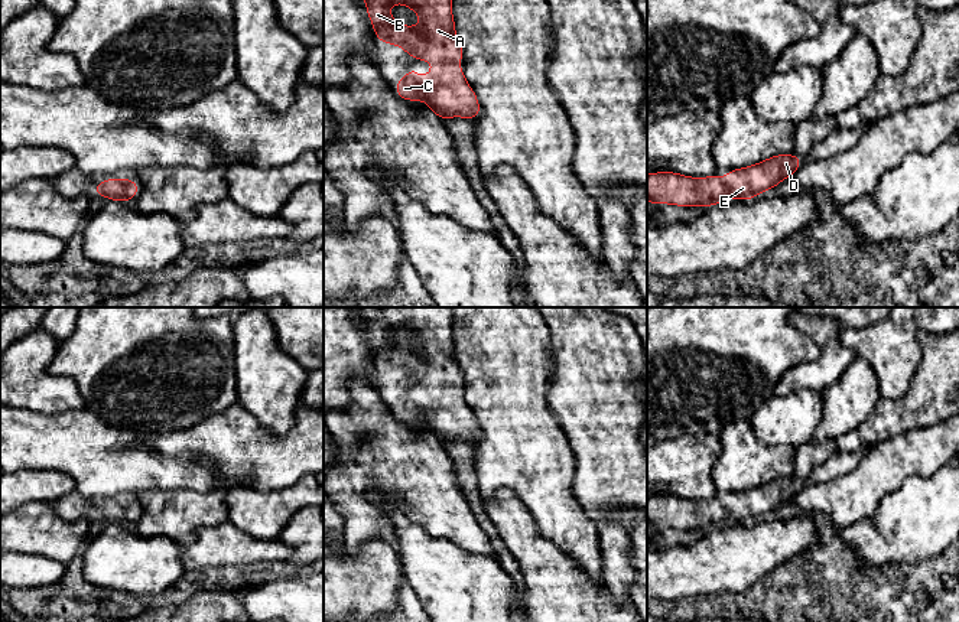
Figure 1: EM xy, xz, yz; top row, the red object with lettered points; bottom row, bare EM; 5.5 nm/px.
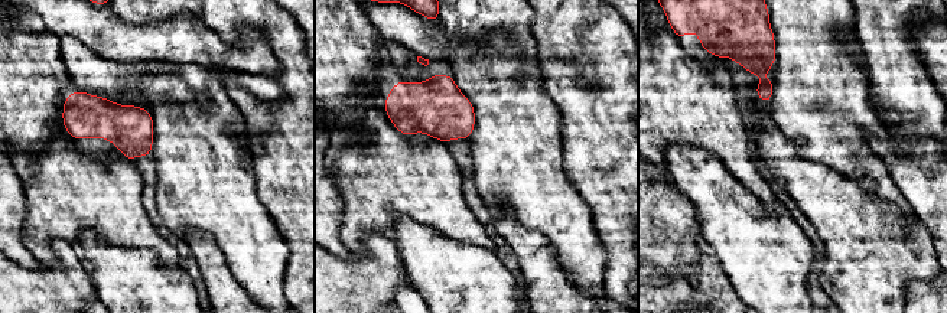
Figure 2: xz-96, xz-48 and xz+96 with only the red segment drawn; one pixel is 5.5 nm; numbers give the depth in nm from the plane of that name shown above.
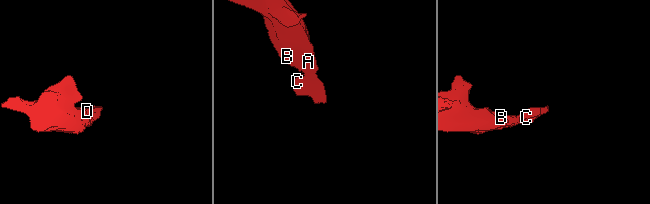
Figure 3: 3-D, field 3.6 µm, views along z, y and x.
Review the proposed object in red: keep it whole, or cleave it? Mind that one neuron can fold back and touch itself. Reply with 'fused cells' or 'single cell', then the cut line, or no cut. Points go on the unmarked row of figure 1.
single cell | no cut

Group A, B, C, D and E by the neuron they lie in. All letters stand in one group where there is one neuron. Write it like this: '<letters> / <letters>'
A B C D E

